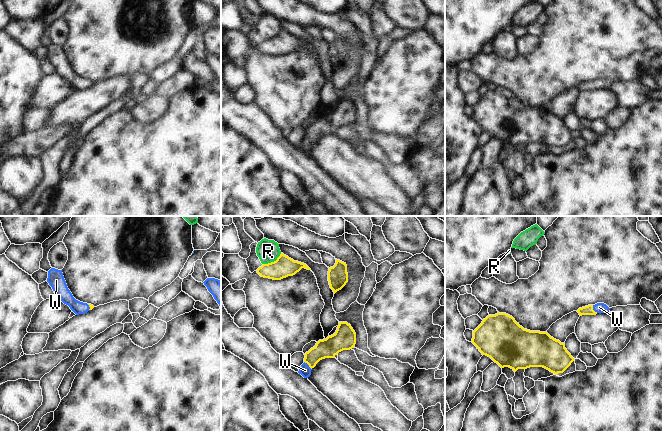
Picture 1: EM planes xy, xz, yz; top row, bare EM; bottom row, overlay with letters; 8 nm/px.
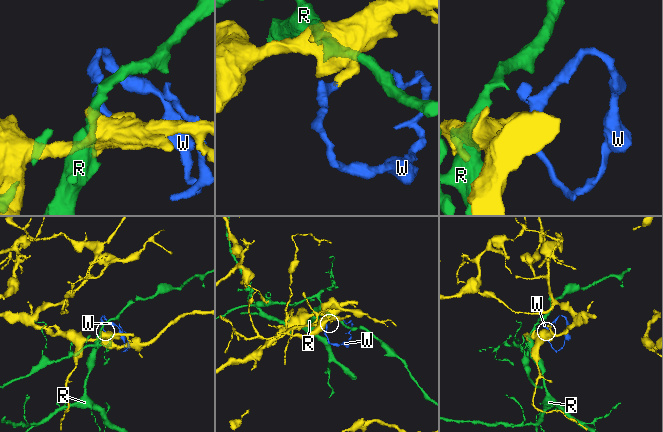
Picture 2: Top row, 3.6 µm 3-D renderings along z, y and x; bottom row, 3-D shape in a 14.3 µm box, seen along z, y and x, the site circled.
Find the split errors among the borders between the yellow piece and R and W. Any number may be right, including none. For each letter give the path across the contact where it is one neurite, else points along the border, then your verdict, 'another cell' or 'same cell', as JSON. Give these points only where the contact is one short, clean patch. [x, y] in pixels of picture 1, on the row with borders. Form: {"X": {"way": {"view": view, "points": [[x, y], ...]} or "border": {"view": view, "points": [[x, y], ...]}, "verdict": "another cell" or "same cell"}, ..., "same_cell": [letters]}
{"R": {"verdict": "another cell"}, "W": {"way": {"view": "xz", "points": [[327, 348], [324, 348], [308, 364], [305, 370]]}, "verdict": "same cell"}, "same_cell": ["W"]}

